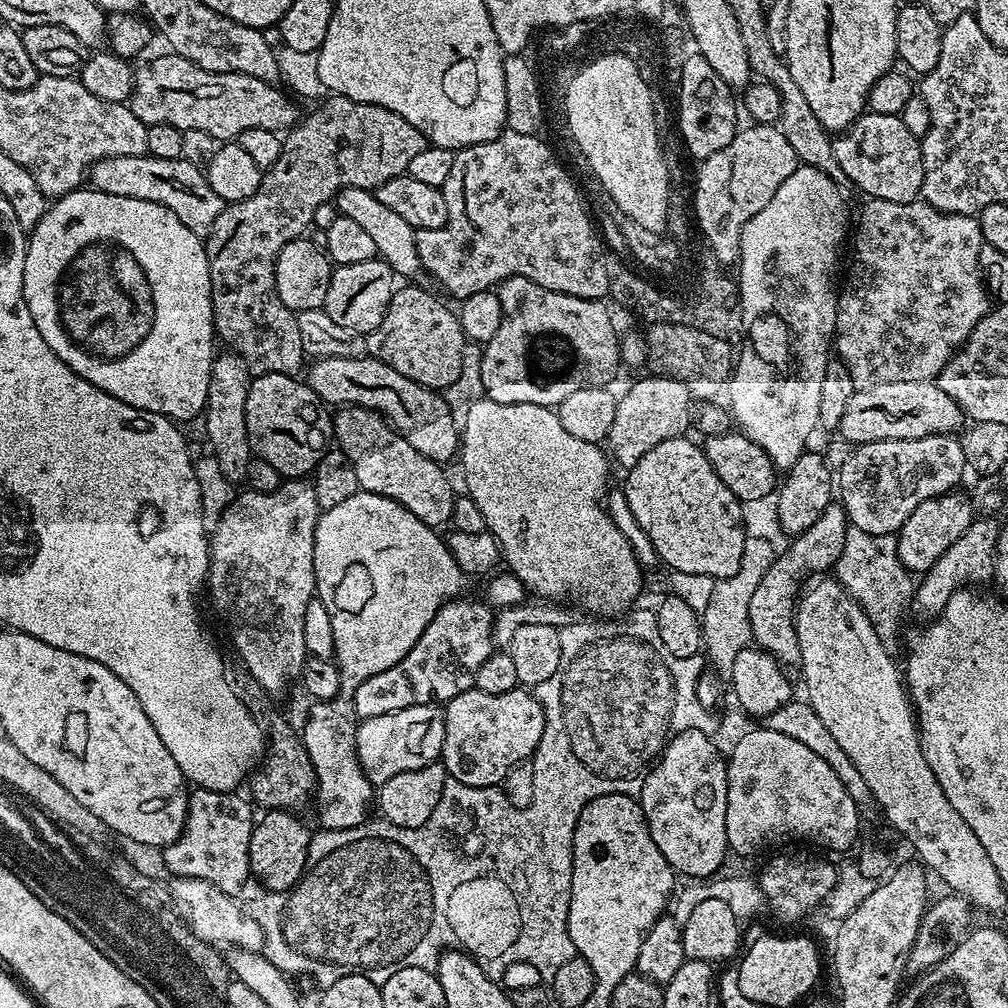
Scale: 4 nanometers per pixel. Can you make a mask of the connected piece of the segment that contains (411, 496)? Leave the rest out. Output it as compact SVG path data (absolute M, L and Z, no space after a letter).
M340 406L332 416L332 434L334 444L346 454L354 474L358 474L361 492L382 494L410 510L426 526L439 529L440 524L447 525L452 519L457 493L452 492L452 484L435 460L418 454L406 438L396 433L389 421L380 413L369 408Z

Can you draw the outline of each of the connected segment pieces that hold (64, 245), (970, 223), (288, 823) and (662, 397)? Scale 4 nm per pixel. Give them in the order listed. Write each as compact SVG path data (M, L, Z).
M88 186L67 192L49 207L43 218L30 229L28 236L24 297L30 310L30 318L34 318L38 334L42 334L42 342L46 342L46 346L50 346L50 350L54 350L54 354L58 354L58 358L62 358L62 362L66 362L66 366L77 372L83 380L98 386L98 390L118 398L118 402L126 402L126 406L166 416L173 422L192 420L195 416L197 419L203 413L204 403L208 397L210 370L214 359L212 340L214 344L217 339L216 323L212 321L210 266L204 245L205 241L197 233L182 226L180 219L170 210L166 210L166 206L158 206L158 202L146 202L142 198L122 198L97 192Z
M871 198L863 201L864 209L860 212L860 221L855 221L856 237L851 237L852 265L848 268L848 277L844 280L844 292L839 293L836 302L836 331L834 333L834 352L838 359L850 370L857 388L869 388L882 382L922 382L935 381L940 371L950 362L950 358L968 341L968 335L978 326L983 316L990 311L990 297L984 287L984 278L980 274L980 251L985 244L982 238L980 222L976 216L963 216L953 212L940 212L934 206L925 204L917 198L906 202L886 202Z
M285 809L265 811L253 825L250 838L251 875L262 880L262 888L269 892L291 891L293 885L303 876L308 864L310 834L307 828L295 817L295 813Z
M645 374L636 380L616 401L614 423L610 425L610 434L606 441L607 451L611 459L621 464L624 470L633 468L658 442L666 442L671 436L683 436L694 424L694 393L681 381L670 377Z

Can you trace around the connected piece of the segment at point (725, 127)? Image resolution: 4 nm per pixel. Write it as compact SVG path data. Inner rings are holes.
M692 60L687 68L684 69L684 89L683 89L683 109L678 113L678 119L680 119L680 136L684 139L684 144L688 147L688 152L693 156L696 162L710 158L710 154L718 154L718 150L723 150L725 146L730 146L730 142L735 138L738 131L738 123L736 124L736 108L738 112L738 104L732 101L732 96L734 96L733 89L729 88L726 82L722 82L722 78L718 78L718 74L714 74L714 66L710 66L710 62L702 60Z

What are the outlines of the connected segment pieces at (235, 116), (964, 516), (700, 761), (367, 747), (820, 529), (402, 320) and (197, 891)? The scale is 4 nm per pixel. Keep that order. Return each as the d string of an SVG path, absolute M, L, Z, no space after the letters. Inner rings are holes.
M175 54L167 55L156 56L149 64L135 69L136 77L132 87L130 107L142 123L146 125L165 124L181 130L185 128L202 130L221 142L235 141L242 134L242 130L270 130L280 134L297 123L298 115L296 116L295 104L297 101L283 87L268 84L250 74L238 74L237 72L218 74L210 70L202 70L202 66L194 66L194 62L186 58Z
M960 490L946 492L943 496L922 502L922 506L918 506L918 510L914 510L910 518L906 518L896 536L896 549L902 566L913 574L928 572L930 566L934 566L934 562L938 562L938 558L942 558L942 554L946 554L946 550L950 550L950 546L954 546L954 542L962 538L962 534L966 534L973 519L971 499L965 493L963 496Z
M696 728L686 730L670 740L660 753L655 764L648 770L648 776L638 797L640 809L654 838L654 846L662 850L662 858L671 866L673 873L688 878L712 878L724 864L724 855L729 855L726 838L726 810L728 809L728 766L725 753L716 749L708 732Z
M435 704L406 706L394 714L378 714L378 718L366 718L356 724L356 760L368 775L368 781L374 786L386 783L394 774L406 774L406 770L418 770L427 764L440 760L442 738L444 737L444 710Z
M839 502L828 504L826 510L822 510L818 522L814 522L810 530L795 537L791 541L792 545L785 552L781 551L777 555L770 570L762 574L762 582L758 582L758 590L754 590L754 595L750 598L750 630L755 647L762 649L763 652L769 652L785 666L791 664L796 666L800 662L800 643L796 633L796 605L800 599L802 585L817 574L827 573L824 572L827 568L828 571L835 569L849 527L848 515L844 512L843 504Z
M397 287L382 322L366 336L366 352L372 359L406 374L414 382L443 390L462 374L466 337L455 311L424 288Z
M175 877L172 884L172 904L176 912L188 923L188 928L201 940L204 946L223 946L229 944L232 950L263 949L264 939L260 929L252 921L251 915L235 904L227 892L198 878Z

